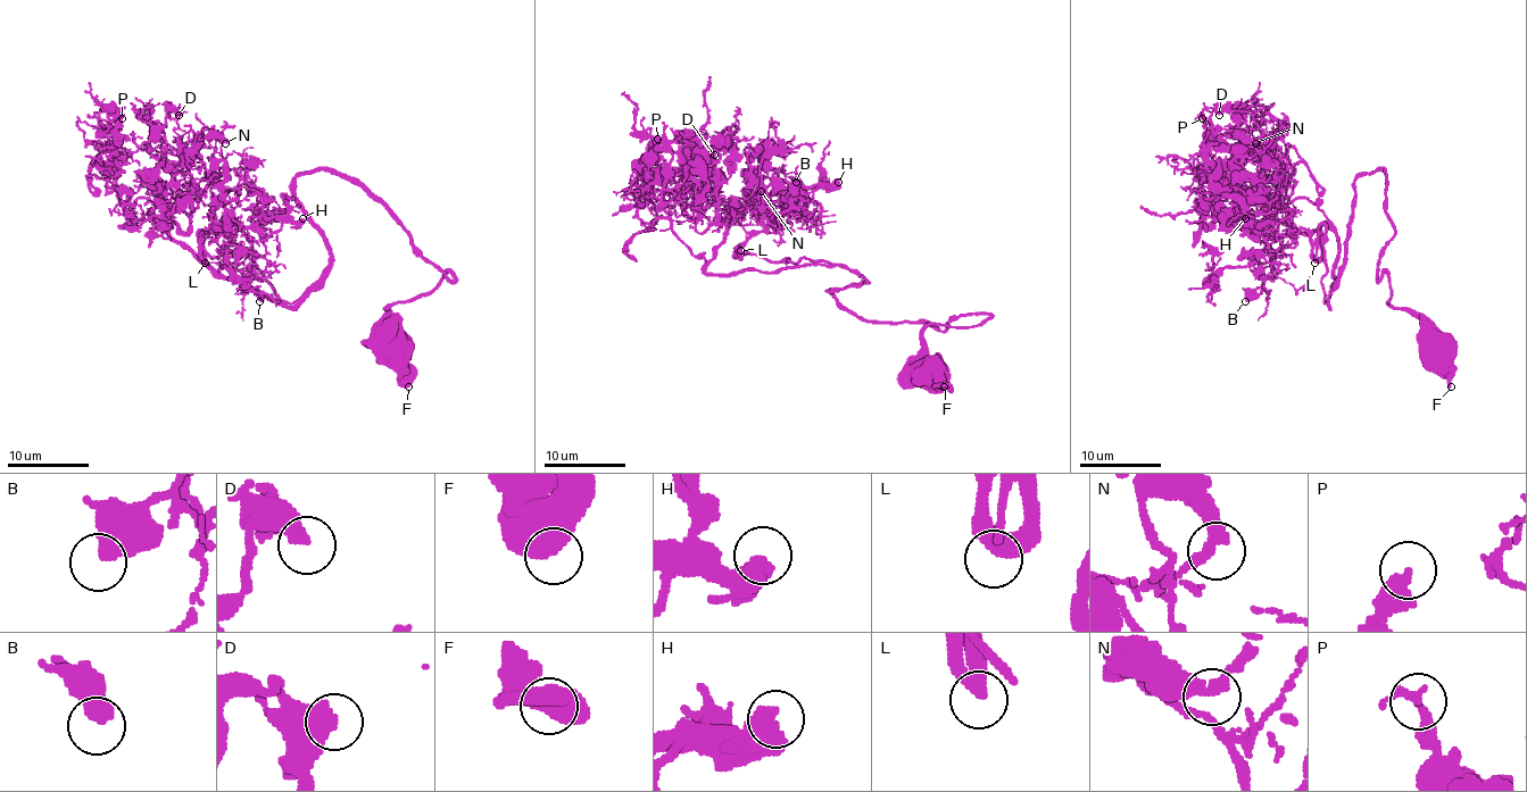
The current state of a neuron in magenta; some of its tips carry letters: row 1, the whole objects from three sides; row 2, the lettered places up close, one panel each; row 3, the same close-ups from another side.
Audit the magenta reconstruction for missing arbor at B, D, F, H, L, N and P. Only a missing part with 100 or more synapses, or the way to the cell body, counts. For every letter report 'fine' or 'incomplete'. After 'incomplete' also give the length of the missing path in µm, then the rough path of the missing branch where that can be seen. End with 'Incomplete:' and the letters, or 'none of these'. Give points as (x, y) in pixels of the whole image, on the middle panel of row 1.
B: fine
D: fine
F: fine
H: fine
L: incomplete | 35 µm | (740, 250), (755, 242), (755, 222), (732, 221), (724, 208), (740, 161), (730, 182), (719, 175), (706, 188)
N: fine
P: fine
Incomplete: L

